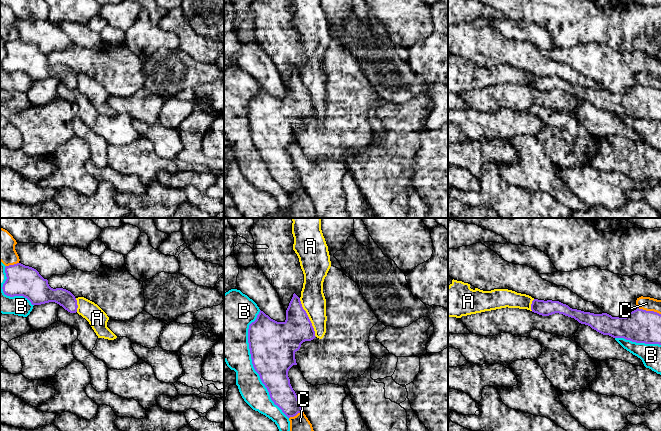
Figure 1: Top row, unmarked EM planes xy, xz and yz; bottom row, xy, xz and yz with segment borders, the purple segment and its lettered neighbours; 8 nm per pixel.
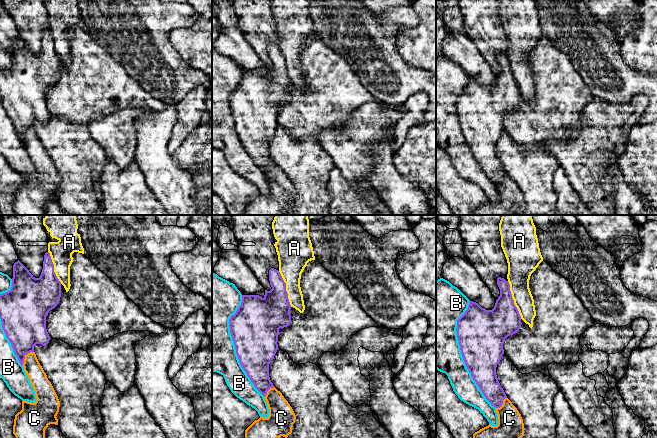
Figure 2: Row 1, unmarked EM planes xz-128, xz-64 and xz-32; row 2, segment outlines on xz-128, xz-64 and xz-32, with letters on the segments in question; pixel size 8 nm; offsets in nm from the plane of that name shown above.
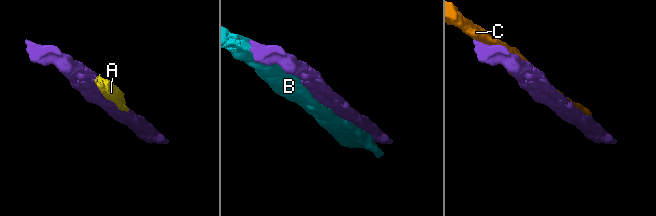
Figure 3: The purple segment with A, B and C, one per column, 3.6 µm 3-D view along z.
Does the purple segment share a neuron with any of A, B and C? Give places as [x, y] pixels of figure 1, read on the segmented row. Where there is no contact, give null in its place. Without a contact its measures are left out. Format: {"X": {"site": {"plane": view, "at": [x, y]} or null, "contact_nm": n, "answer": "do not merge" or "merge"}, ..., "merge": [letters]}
{"A": {"site": {"plane": "xz", "at": [308, 317]}, "contact_nm": 340, "answer": "do not merge"}, "B": {"site": {"plane": "xz", "at": [252, 363]}, "contact_nm": 900, "answer": "do not merge"}, "C": {"site": {"plane": "yz", "at": [649, 311]}, "contact_nm": 200, "answer": "do not merge"}, "merge": []}

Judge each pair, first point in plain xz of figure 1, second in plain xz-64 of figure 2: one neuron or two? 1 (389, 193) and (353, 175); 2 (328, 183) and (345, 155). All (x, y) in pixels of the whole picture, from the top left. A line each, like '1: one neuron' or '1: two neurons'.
1: one neuron
2: two neurons

